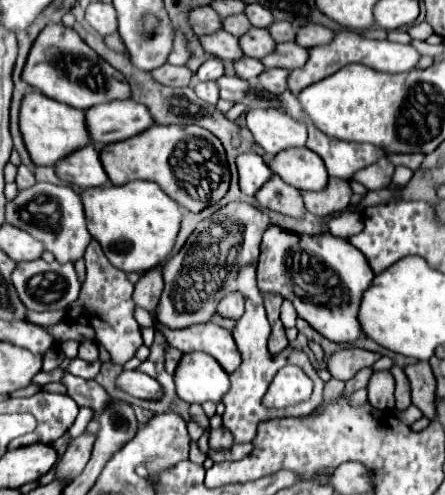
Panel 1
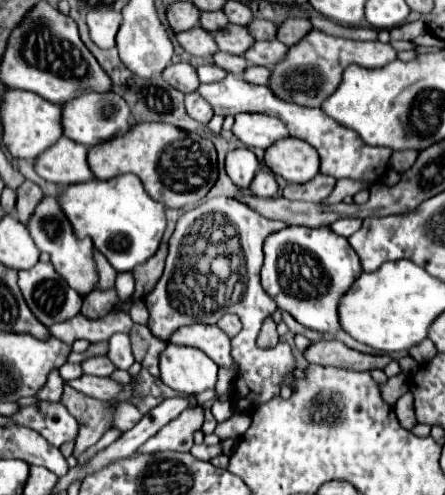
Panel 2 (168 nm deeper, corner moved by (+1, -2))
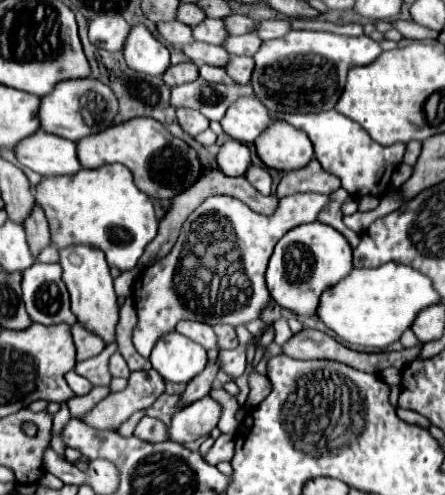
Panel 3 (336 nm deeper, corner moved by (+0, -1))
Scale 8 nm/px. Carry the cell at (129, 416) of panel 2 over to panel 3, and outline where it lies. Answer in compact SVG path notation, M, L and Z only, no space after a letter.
M144 416L136 430L134 430L134 436L144 440L144 442L166 442L168 440L168 426L162 422L162 420L156 420L156 418L150 418L150 416Z

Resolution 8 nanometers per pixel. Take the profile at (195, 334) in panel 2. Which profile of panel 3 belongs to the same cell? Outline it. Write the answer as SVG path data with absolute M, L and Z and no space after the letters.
M184 320L184 322L178 322L178 332L184 334L186 338L198 342L198 344L204 346L206 350L216 348L216 334L214 334L212 326L208 326L208 324L200 324L200 322Z

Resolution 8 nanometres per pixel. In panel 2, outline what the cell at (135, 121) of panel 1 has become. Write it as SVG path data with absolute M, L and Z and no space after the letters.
M85 93L69 103L63 105L63 135L83 143L87 147L99 145L103 141L109 141L113 137L119 137L127 133L133 127L131 123L131 109L127 107L125 99L121 99L117 93Z

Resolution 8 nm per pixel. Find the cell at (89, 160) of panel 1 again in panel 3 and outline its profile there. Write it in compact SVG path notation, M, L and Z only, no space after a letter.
M36 130L14 148L16 160L38 172L40 176L70 176L82 166L76 158L76 142L52 136L44 130Z

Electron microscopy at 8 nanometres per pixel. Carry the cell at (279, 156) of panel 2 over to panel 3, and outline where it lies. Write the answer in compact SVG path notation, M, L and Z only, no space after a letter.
M274 118L272 126L260 138L256 138L256 152L260 160L268 168L276 170L296 170L306 166L312 156L312 142L302 132L290 126L288 122L280 122Z

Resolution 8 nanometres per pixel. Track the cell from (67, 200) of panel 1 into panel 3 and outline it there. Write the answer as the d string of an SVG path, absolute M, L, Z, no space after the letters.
M70 246L60 250L60 266L64 270L64 284L70 292L72 310L78 318L78 324L82 324L86 330L92 330L92 334L100 336L104 340L104 346L116 342L116 322L118 322L118 298L112 288L112 276L108 270L108 264L104 260L104 254L100 250L92 250L90 246Z

